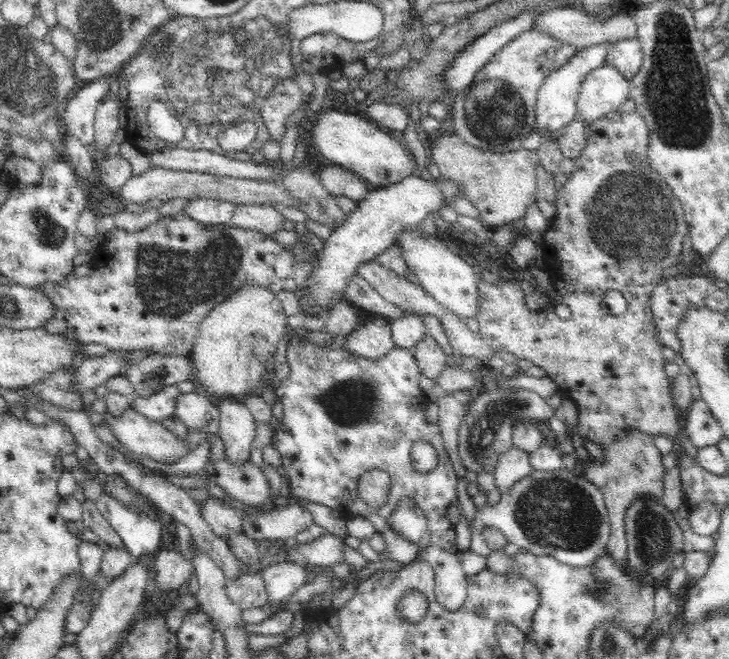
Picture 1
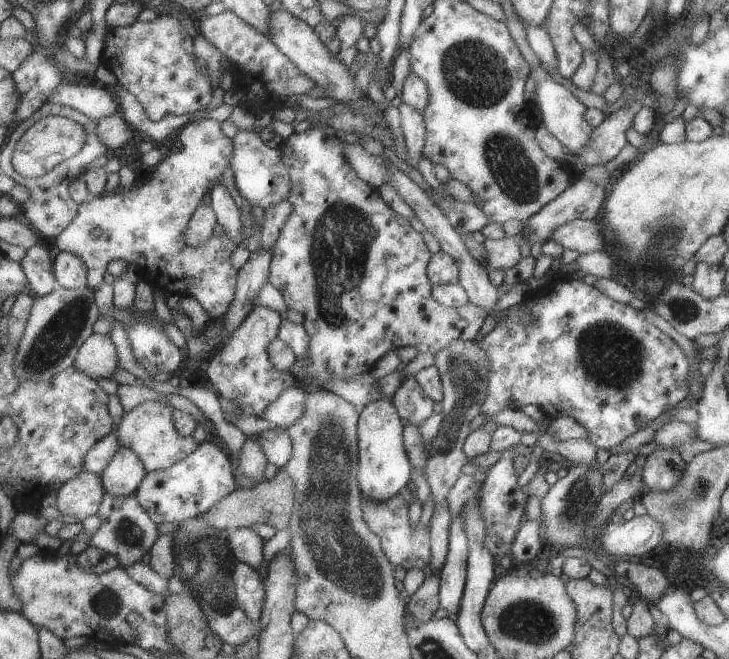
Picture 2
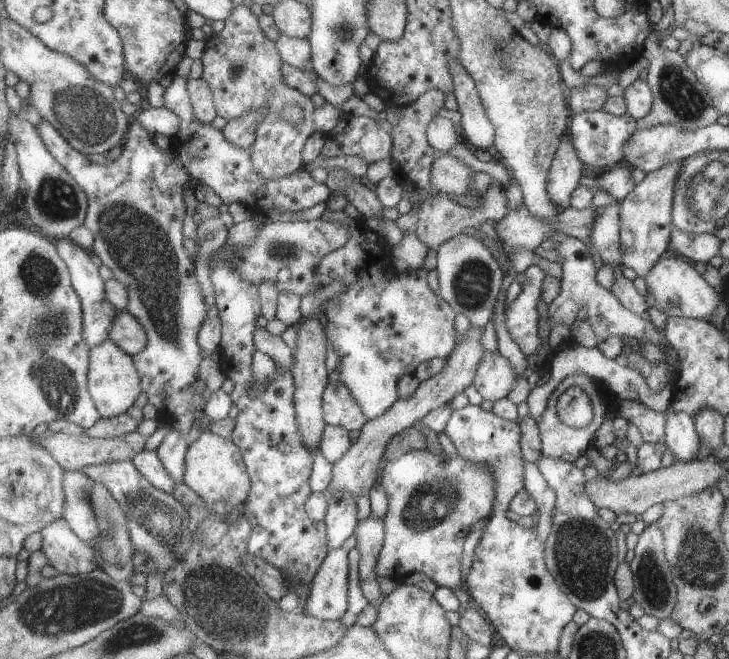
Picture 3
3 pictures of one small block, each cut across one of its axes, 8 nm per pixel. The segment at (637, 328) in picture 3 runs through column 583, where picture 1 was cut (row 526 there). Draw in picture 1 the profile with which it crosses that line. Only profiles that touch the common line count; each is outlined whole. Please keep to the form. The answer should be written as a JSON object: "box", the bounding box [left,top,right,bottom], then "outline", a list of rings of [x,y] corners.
{"box":[242,502,315,541],"outline":[[[293,502],[283,508],[274,509],[274,512],[260,510],[256,513],[258,516],[246,514],[242,530],[259,541],[290,540],[315,524],[312,513],[306,507]]]}

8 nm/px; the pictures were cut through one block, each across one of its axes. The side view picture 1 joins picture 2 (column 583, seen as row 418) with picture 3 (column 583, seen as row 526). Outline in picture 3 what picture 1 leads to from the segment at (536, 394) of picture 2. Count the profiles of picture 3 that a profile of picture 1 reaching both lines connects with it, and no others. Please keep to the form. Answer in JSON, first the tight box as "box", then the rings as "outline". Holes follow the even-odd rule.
{"box":[538,374,608,462],"outline":[[[574,374],[565,378],[560,382],[560,385],[552,392],[549,397],[548,405],[544,415],[538,418],[538,425],[540,426],[541,436],[542,436],[542,454],[548,457],[562,458],[563,460],[569,462],[575,462],[579,456],[583,455],[584,452],[590,448],[592,442],[594,441],[594,434],[597,428],[601,426],[605,416],[605,410],[608,408],[601,408],[601,406],[594,406],[595,402],[600,402],[602,396],[591,396],[591,392],[597,393],[597,386],[593,384],[593,379],[589,378],[587,375]],[[579,385],[579,388],[583,390],[585,394],[590,398],[593,403],[593,413],[591,422],[587,424],[586,427],[581,427],[576,429],[575,427],[567,426],[560,418],[558,413],[558,400],[559,397],[569,388]]]}

